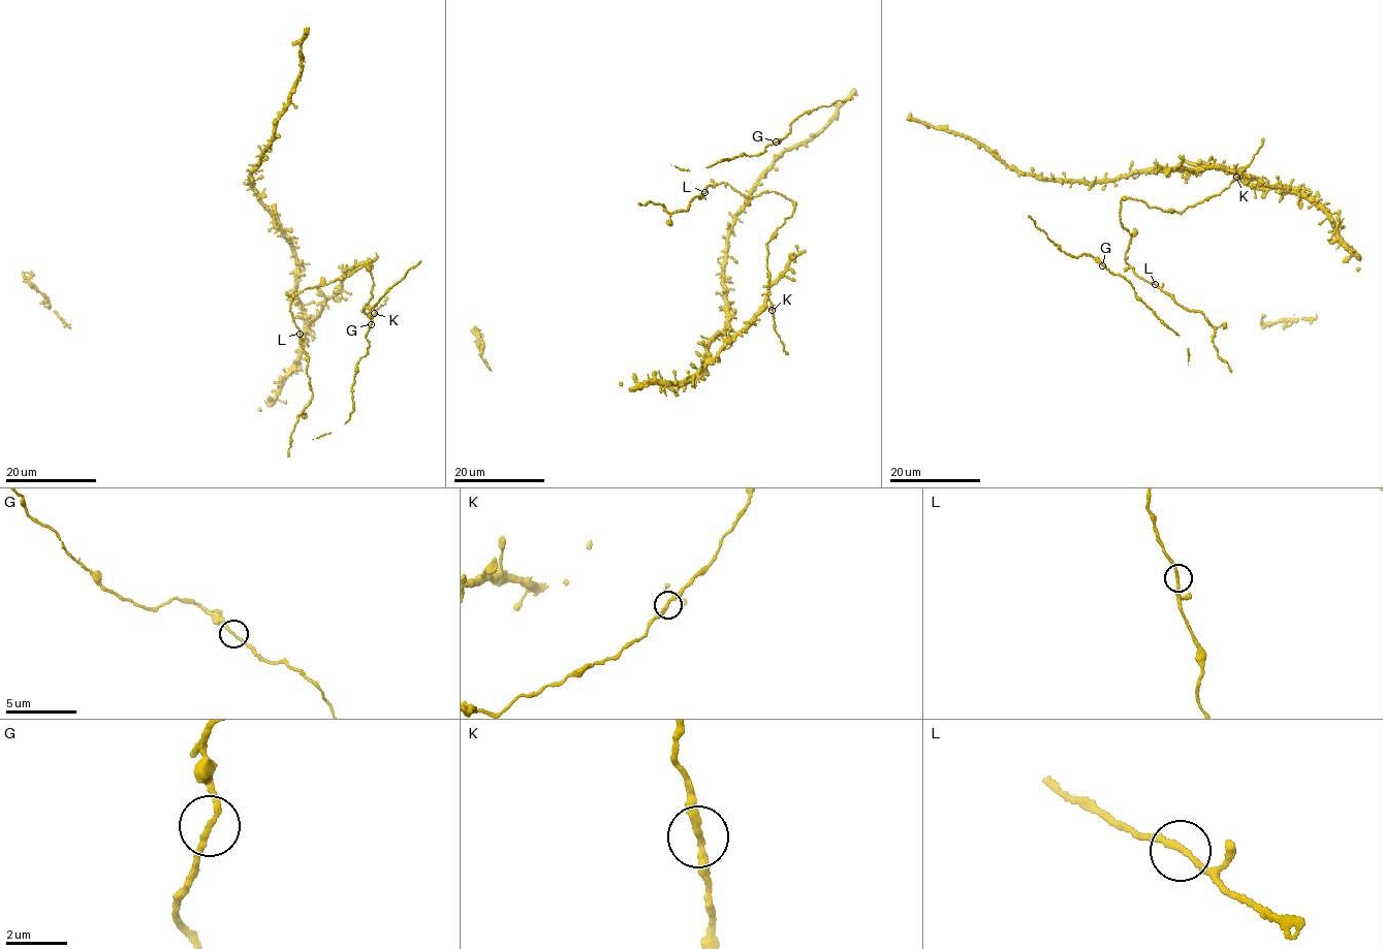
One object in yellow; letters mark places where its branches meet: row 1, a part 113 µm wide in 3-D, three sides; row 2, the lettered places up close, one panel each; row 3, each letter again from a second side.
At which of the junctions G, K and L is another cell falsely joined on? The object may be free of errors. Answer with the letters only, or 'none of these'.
G

